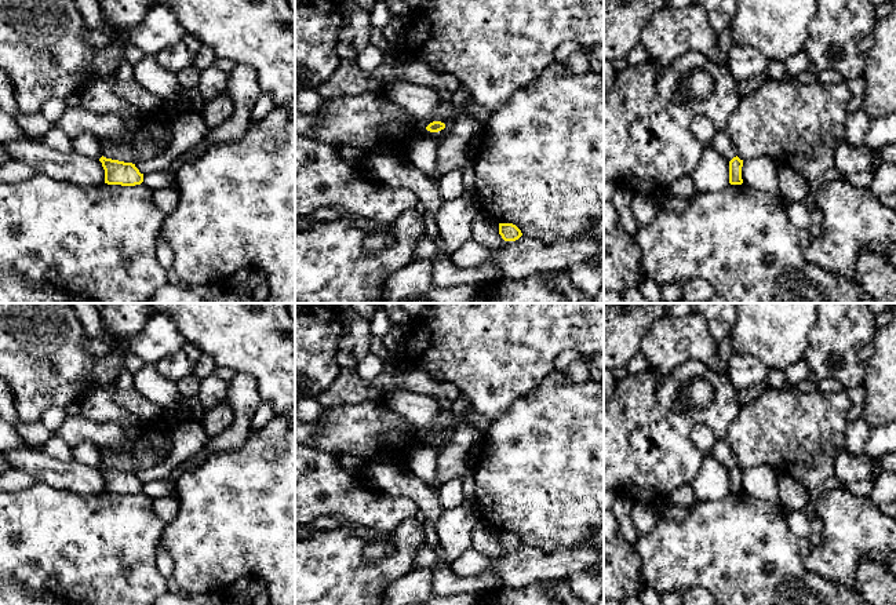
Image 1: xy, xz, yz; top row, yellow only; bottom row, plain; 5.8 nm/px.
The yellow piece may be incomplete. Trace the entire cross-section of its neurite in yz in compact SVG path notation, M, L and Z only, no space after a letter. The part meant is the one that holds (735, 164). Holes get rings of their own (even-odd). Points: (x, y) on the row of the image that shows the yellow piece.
M737 156L729 161L729 183L731 185L743 183L742 167L743 167L743 160L740 160Z

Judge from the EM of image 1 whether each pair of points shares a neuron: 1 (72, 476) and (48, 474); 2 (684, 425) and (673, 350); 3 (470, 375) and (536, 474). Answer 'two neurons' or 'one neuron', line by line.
1: one neuron
2: two neurons
3: two neurons

